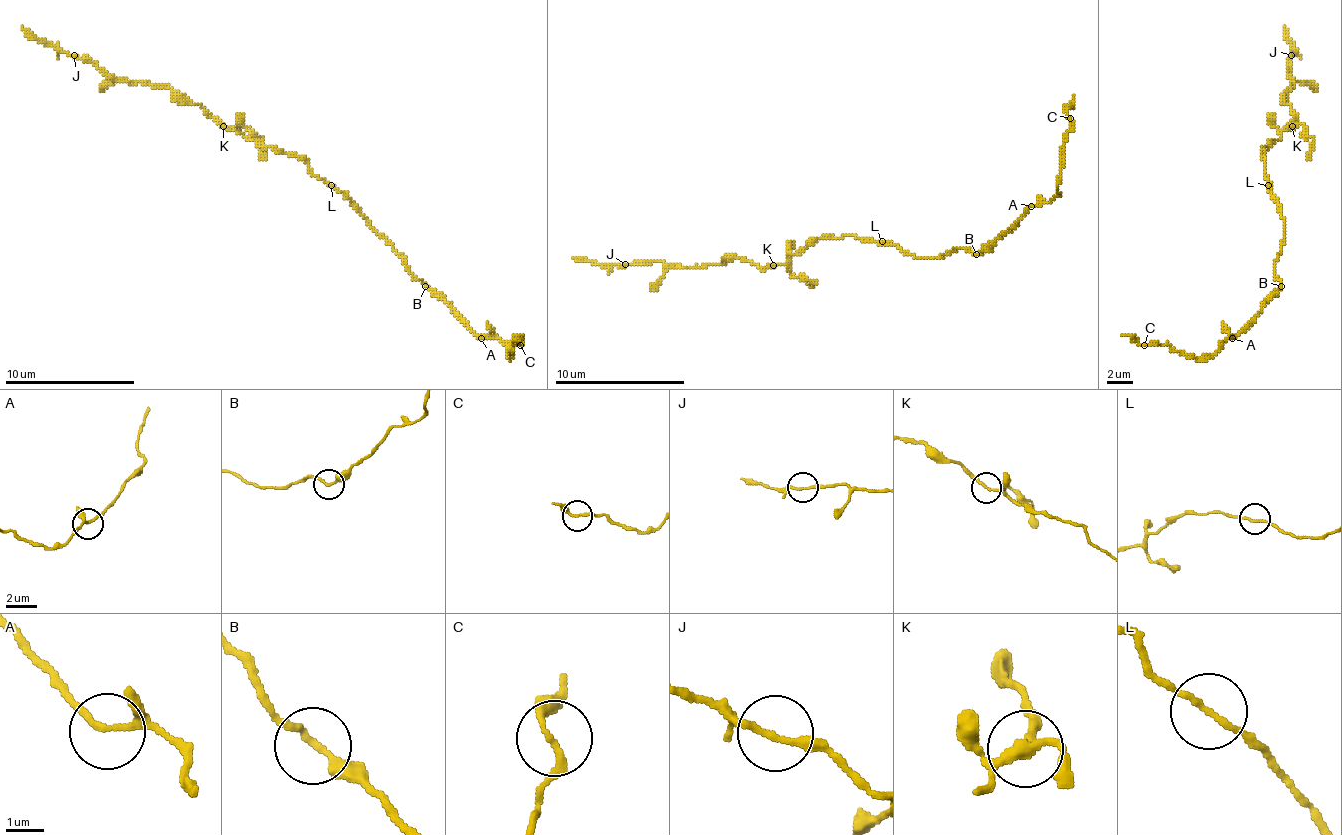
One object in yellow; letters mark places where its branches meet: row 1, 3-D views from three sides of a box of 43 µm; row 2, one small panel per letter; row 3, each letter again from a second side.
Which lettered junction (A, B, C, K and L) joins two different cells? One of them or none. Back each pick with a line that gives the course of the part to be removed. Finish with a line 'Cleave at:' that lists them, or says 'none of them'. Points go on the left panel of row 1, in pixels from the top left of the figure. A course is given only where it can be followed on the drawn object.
K: foreign part runs (224, 127), (207, 114), (181, 101), (168, 88), (116, 81), (110, 75), (45, 46), (22, 26)
Cleave at: K

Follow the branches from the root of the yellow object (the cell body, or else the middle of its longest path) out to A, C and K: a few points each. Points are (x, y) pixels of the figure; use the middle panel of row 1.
A: (878, 245), (895, 245), (917, 258), (940, 258), (953, 248), (966, 248), (982, 254), (1031, 206)
C: (878, 245), (917, 258), (940, 258), (953, 248), (982, 254), (1031, 206), (1057, 193), (1070, 118)
K: (878, 245), (852, 235), (813, 238), (784, 264), (774, 264)

